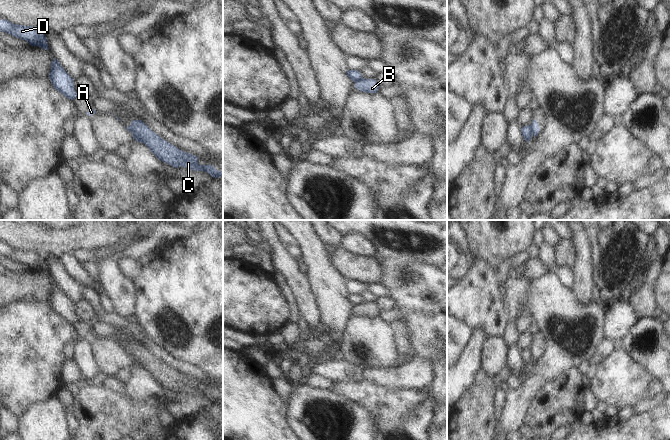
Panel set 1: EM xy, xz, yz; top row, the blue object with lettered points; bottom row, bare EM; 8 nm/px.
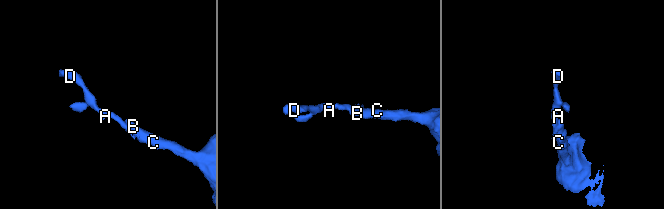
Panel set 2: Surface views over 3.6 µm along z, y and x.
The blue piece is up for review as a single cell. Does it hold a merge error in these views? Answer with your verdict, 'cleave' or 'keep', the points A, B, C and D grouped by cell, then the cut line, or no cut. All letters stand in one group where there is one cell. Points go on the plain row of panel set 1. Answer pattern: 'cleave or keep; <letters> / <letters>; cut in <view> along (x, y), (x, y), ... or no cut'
cleave; A D / B C; cut in yz along (531, 348), (532, 358)

